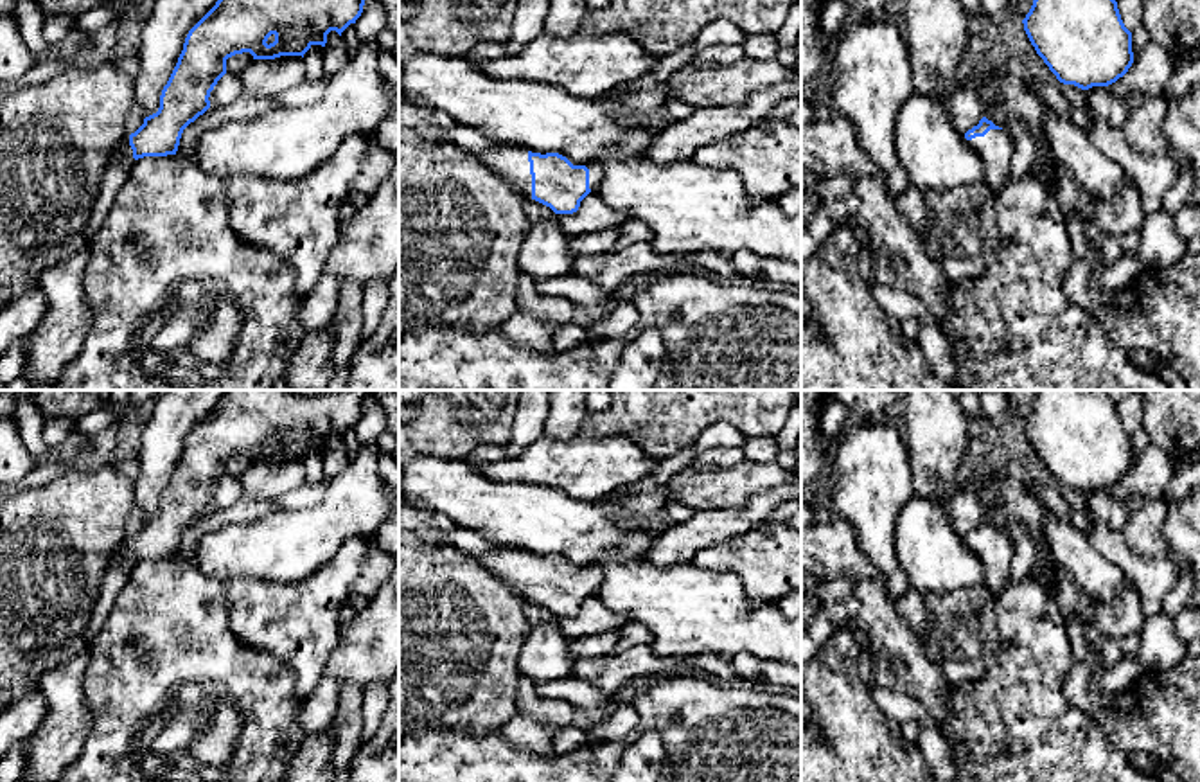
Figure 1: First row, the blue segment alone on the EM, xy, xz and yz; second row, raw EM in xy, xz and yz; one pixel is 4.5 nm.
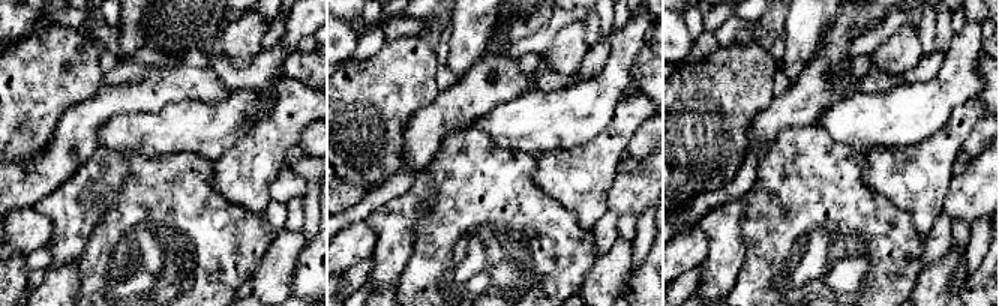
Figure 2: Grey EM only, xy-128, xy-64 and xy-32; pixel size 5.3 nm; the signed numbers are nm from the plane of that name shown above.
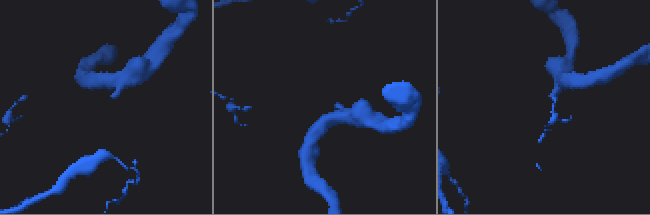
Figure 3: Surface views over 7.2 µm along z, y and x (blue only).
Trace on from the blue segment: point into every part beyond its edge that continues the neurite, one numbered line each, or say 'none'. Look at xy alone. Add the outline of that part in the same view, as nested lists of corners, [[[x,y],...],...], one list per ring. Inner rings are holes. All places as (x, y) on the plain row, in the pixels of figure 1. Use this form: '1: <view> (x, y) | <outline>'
1: xy (123, 550) | [[[124,539],[117,548],[115,548],[115,552],[113,552],[113,555],[111,555],[111,561],[113,559],[133,559],[133,552],[131,552],[131,548],[129,548],[129,539]],[[110,561],[110,563],[111,563]]]

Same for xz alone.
1: xz (511, 565) | [[[496,548],[478,555],[478,561],[490,573],[508,582],[526,602],[532,602],[532,577],[528,554],[525,550]]]
2: xz (595, 576) | [[[591,566],[587,572],[589,572],[589,591],[591,591],[591,595],[595,595],[598,584],[602,581],[602,572],[598,566]]]

